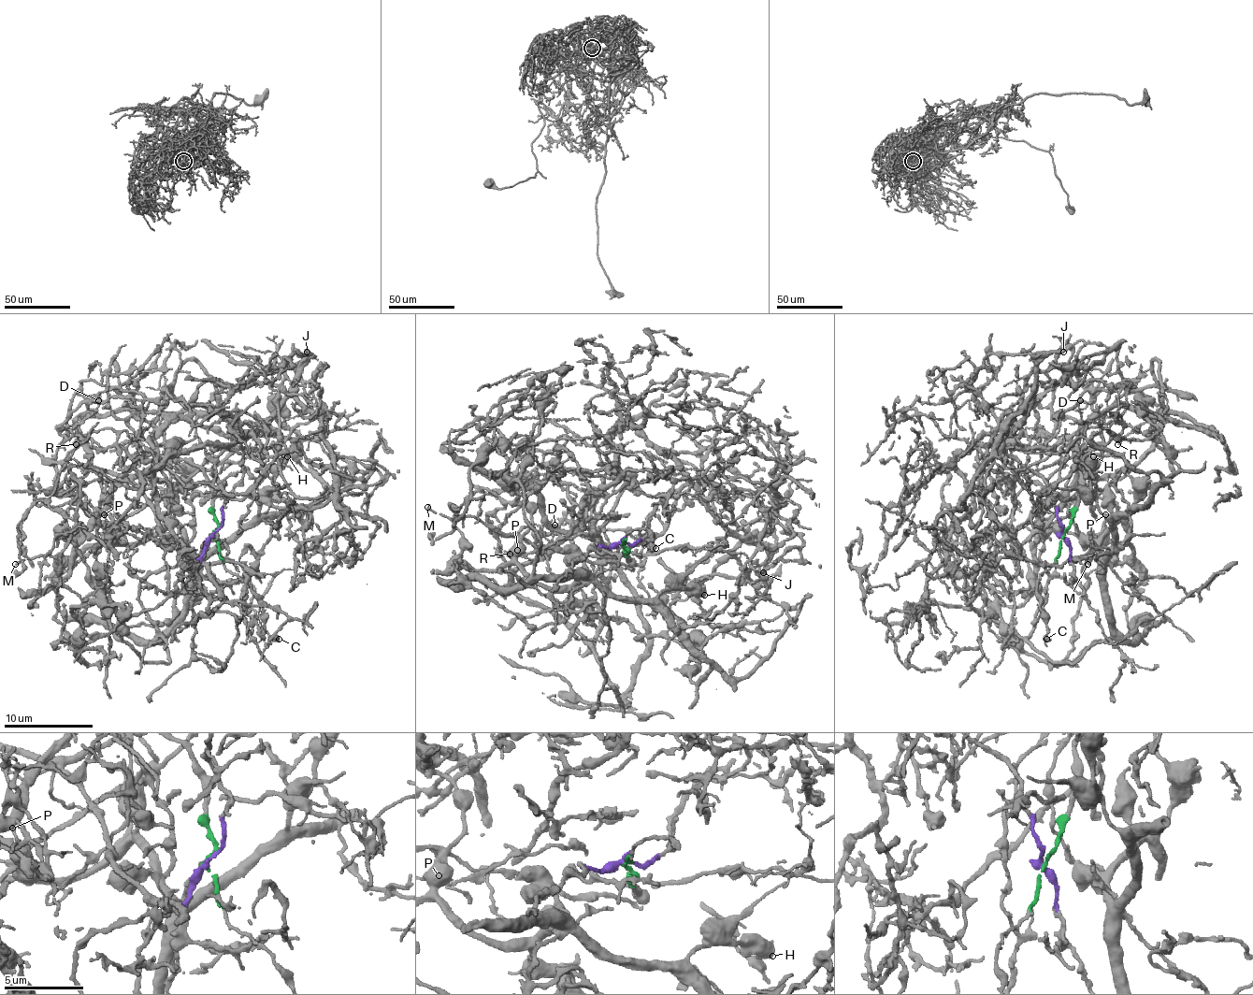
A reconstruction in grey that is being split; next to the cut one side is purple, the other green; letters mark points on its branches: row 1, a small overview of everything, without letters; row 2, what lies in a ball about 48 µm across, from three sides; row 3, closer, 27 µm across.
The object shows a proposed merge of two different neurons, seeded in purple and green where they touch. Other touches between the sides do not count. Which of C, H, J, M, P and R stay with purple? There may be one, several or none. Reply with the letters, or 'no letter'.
J

